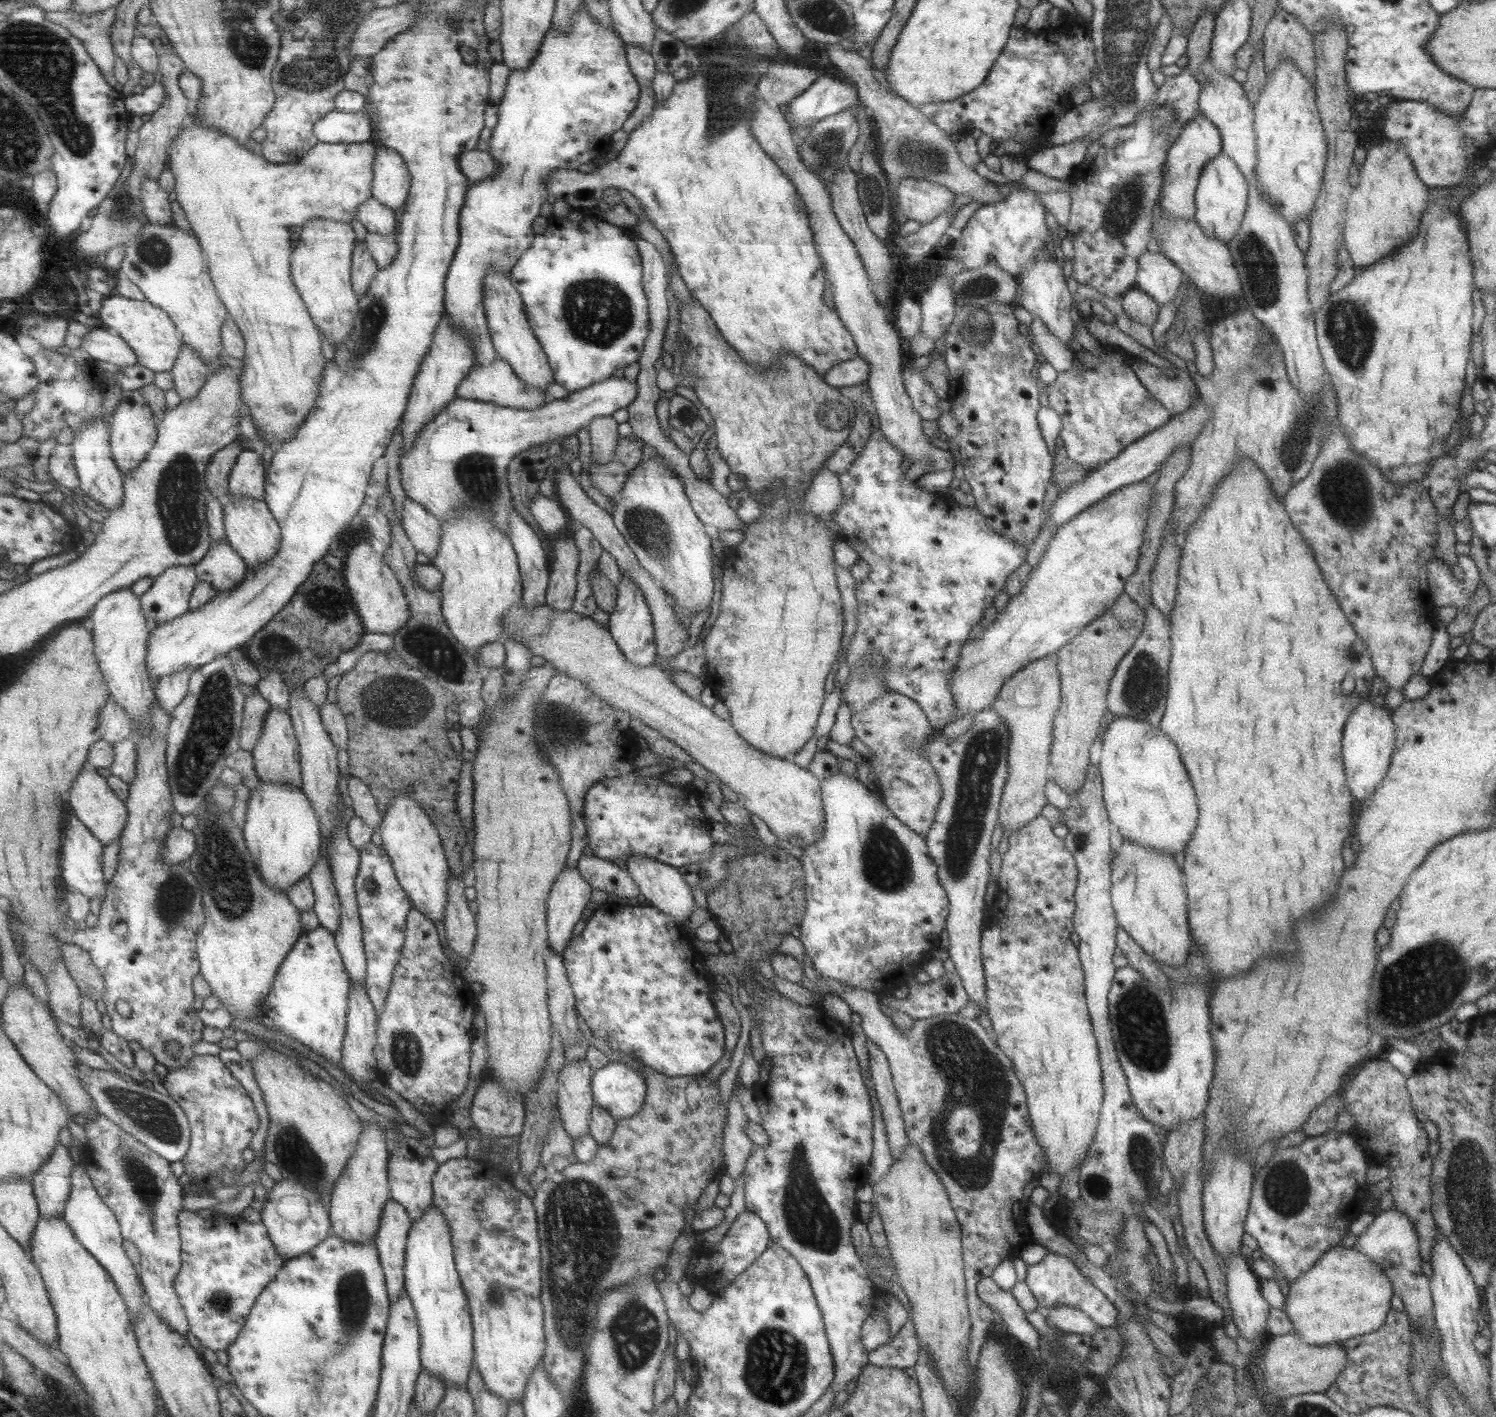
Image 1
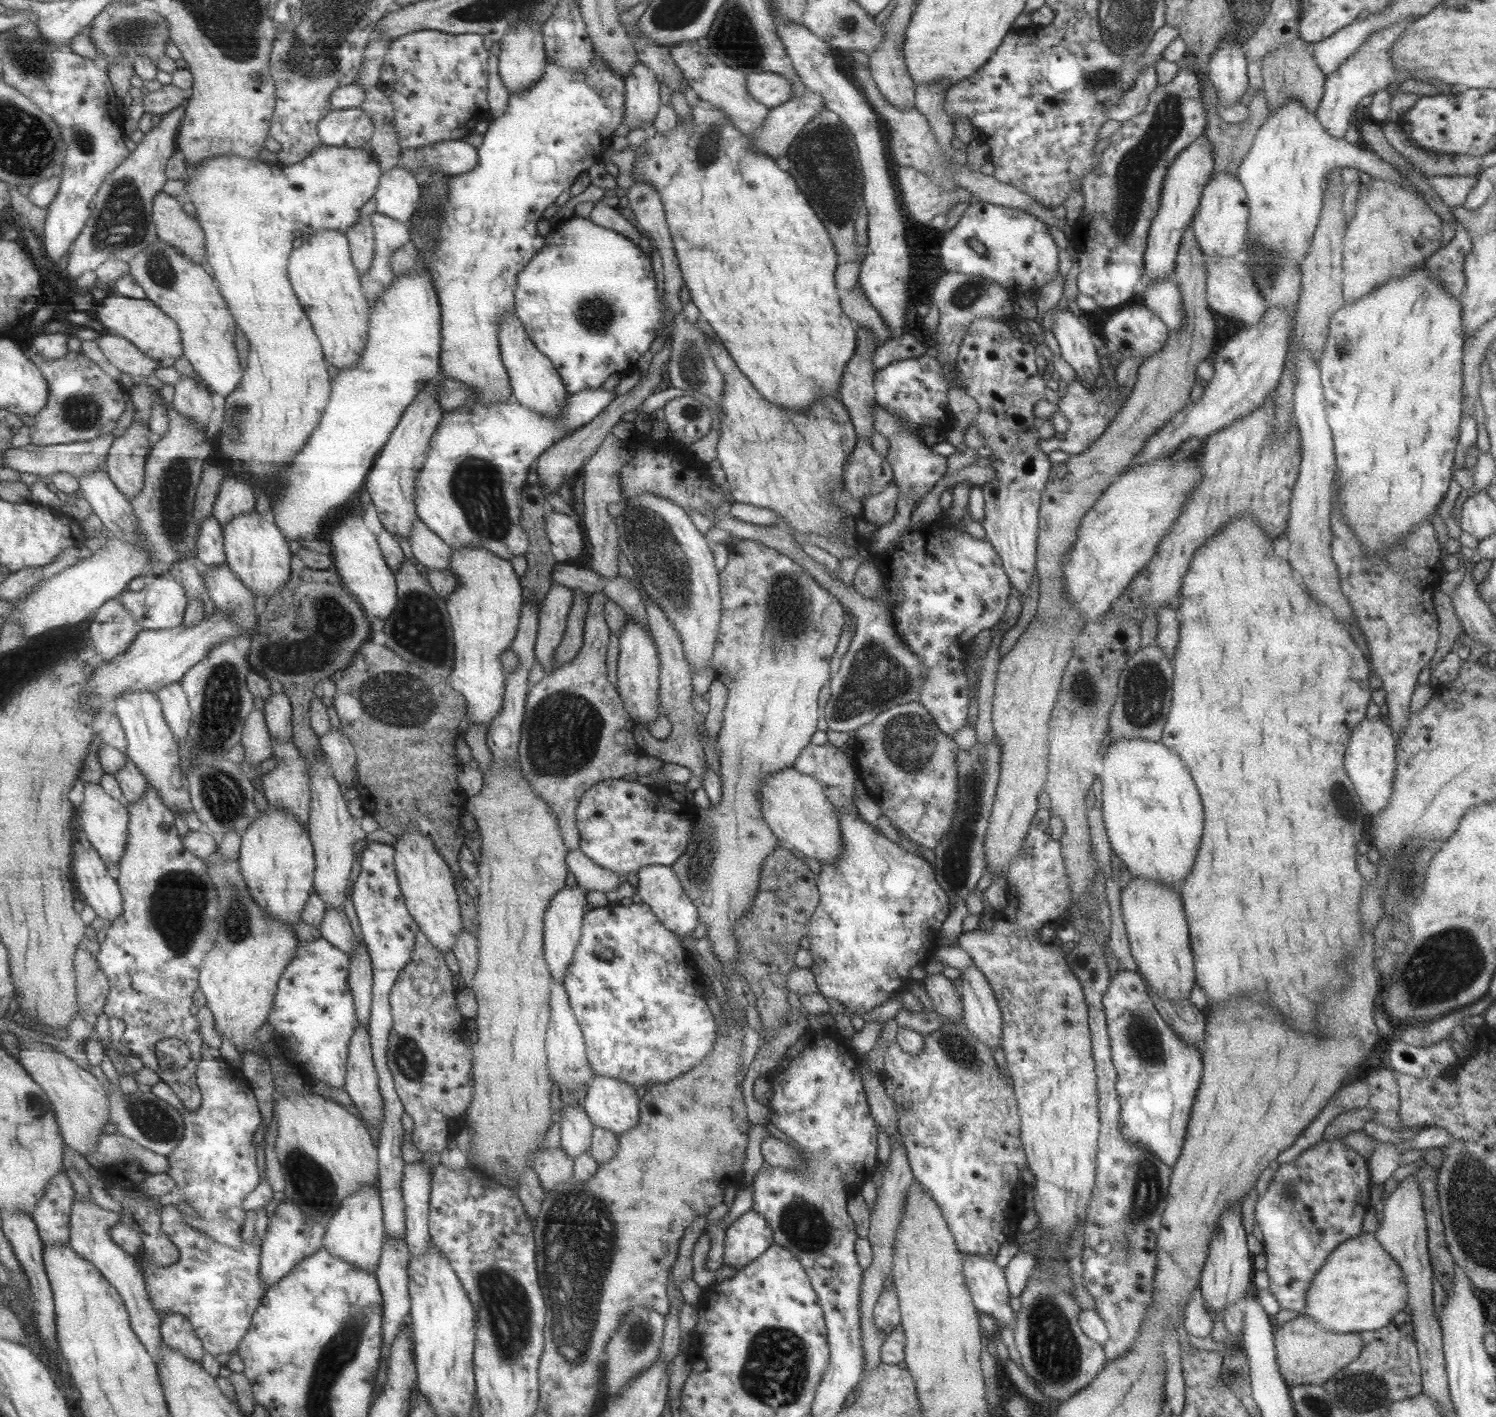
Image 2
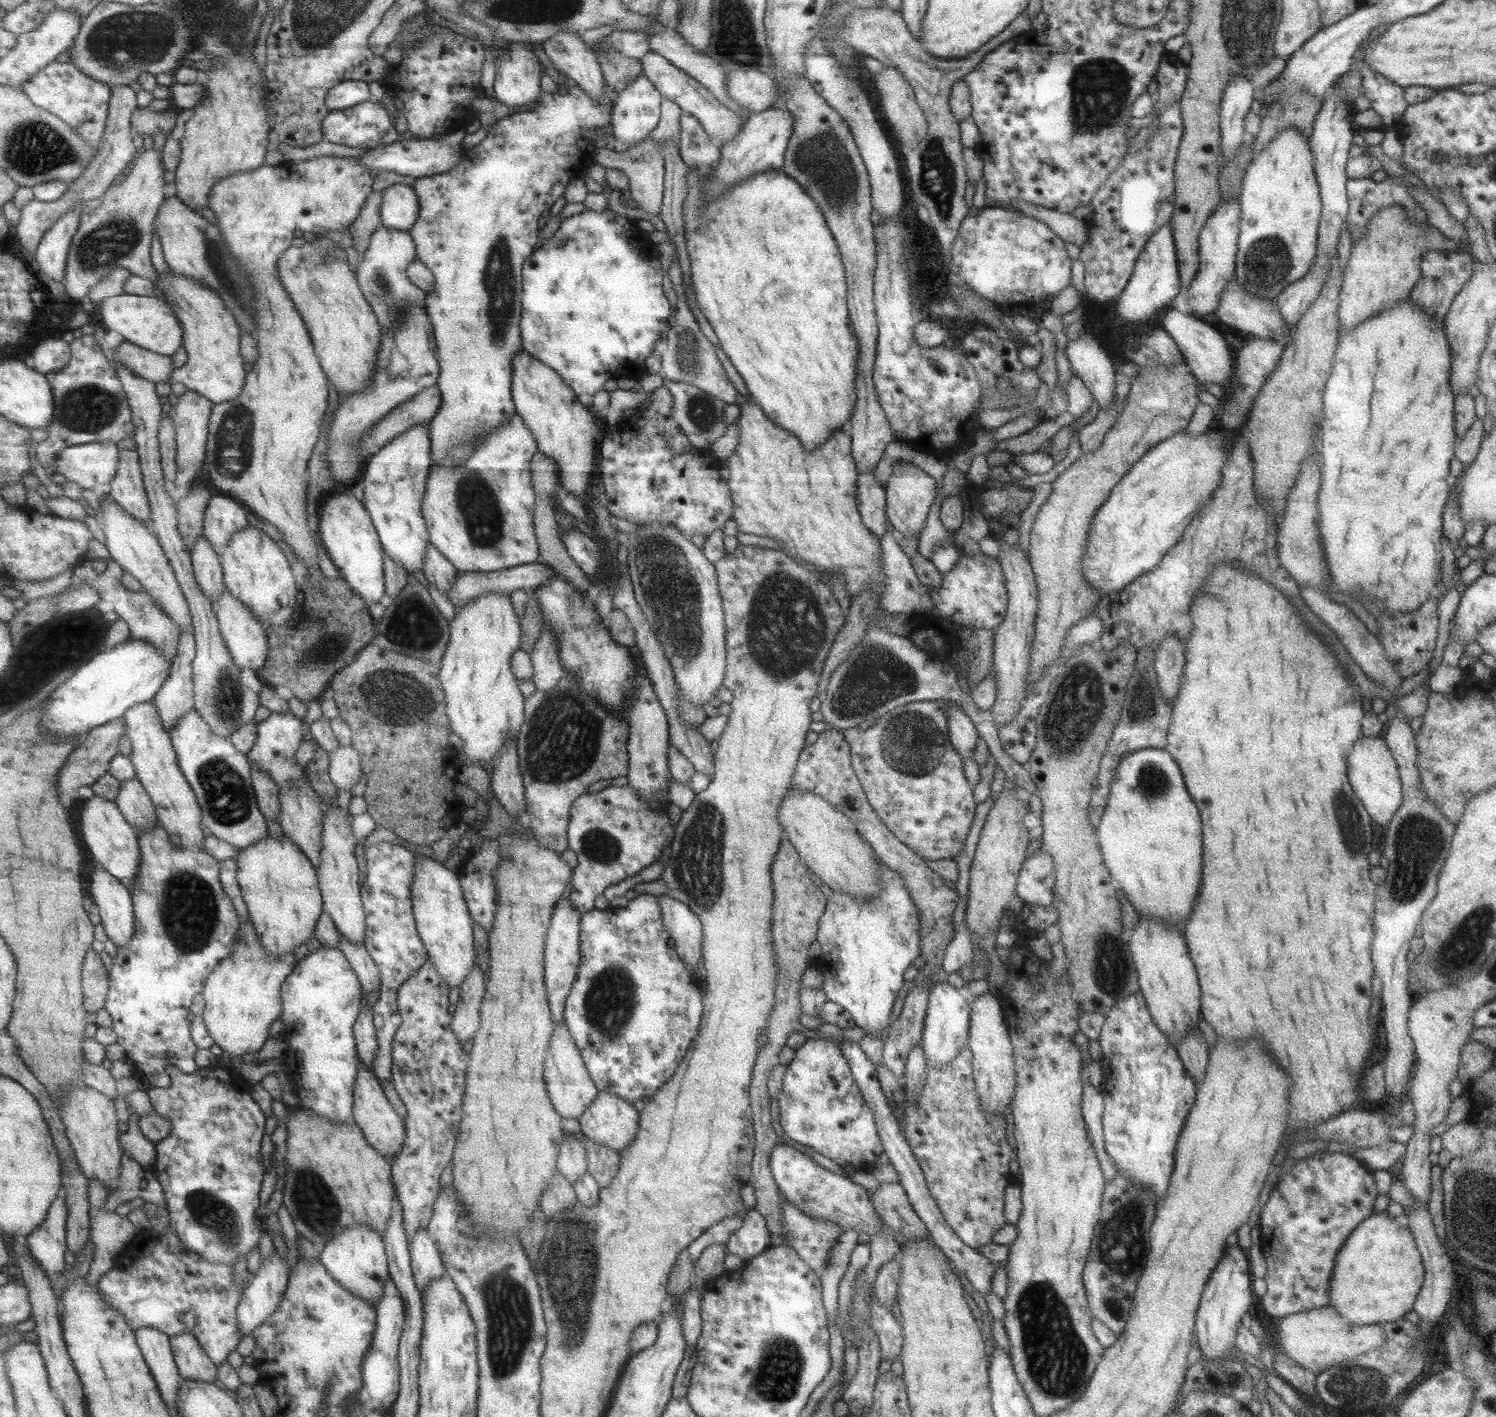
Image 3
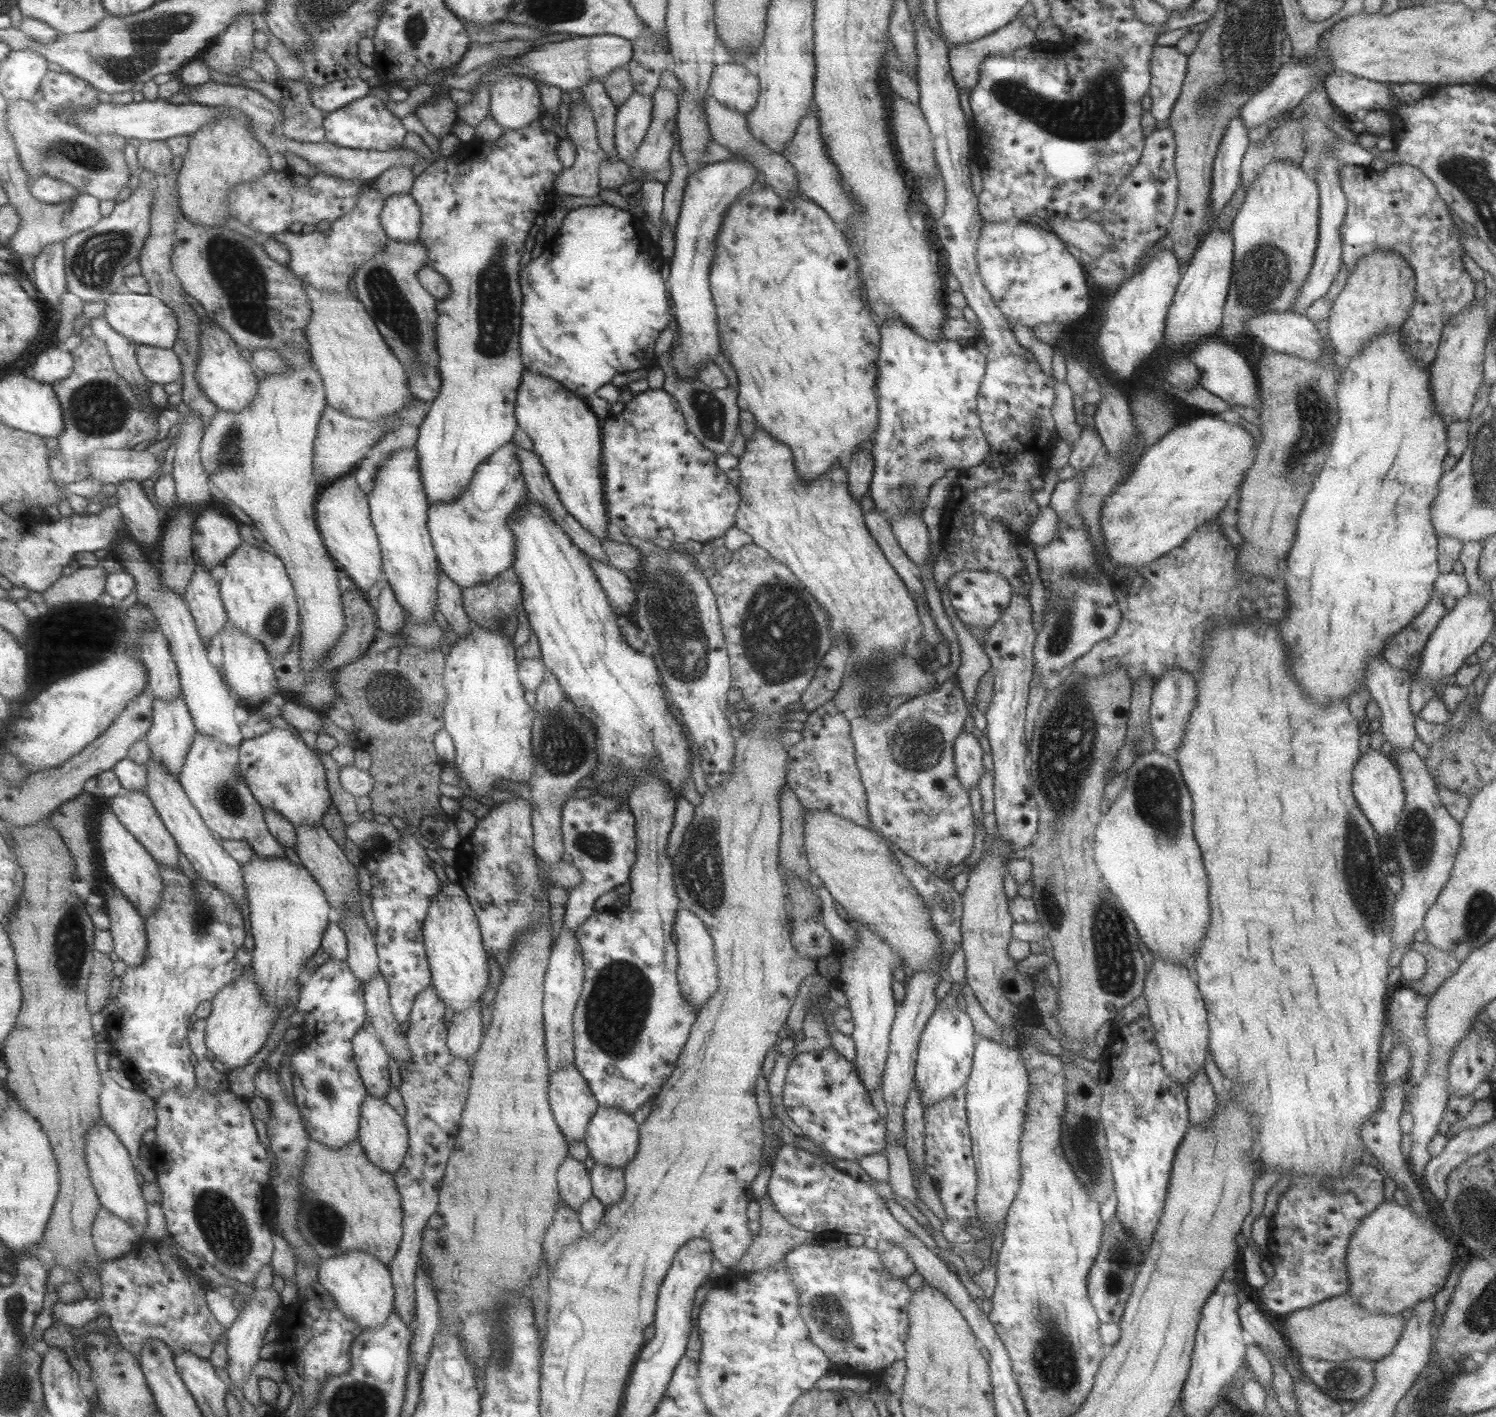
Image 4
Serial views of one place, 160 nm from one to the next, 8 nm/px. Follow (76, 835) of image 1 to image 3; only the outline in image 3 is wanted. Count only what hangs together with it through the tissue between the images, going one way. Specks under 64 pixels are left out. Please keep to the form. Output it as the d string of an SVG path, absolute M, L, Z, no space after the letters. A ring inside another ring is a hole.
M96 866L90 876L89 892L100 910L108 938L119 948L127 945L135 935L133 894L121 880Z

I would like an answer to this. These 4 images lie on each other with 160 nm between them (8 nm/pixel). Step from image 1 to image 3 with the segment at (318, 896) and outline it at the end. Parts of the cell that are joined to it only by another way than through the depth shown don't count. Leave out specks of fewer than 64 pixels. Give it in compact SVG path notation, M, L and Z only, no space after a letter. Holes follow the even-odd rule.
M339 935L339 952L349 961L355 976L359 979L363 994L369 994L379 988L380 974L375 963L369 957L363 945L349 943Z

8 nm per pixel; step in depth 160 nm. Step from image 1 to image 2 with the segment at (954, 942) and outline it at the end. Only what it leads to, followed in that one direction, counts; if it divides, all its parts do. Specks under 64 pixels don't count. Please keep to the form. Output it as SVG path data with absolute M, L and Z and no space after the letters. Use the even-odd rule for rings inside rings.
M994 737L989 745L976 742L969 753L961 749L956 752L956 811L952 816L950 829L935 845L930 858L937 885L954 901L965 900L968 895L973 894L985 870L982 842L998 783L1000 754L1001 749L996 747ZM973 964L968 966L960 974L961 986L958 988L960 1004L962 1006L962 1023L964 1027L977 1039L980 1040L992 1053L997 1046L1002 1044L1001 1012L987 979L983 973Z

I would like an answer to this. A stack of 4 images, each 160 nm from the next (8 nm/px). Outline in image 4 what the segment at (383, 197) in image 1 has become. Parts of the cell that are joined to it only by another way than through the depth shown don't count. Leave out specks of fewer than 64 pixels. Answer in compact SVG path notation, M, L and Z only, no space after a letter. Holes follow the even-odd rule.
M409 194L392 195L385 199L379 218L388 239L399 242L418 240L420 208Z

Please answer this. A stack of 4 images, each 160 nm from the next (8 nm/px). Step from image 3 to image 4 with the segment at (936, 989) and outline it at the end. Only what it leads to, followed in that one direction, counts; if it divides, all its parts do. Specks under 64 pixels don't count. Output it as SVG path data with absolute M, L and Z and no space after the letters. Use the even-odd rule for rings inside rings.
M957 1006L951 1009L935 1008L922 1030L914 1066L914 1086L923 1111L928 1104L935 1104L947 1098L964 1086L970 1073L976 1041L971 1020L966 1013L961 1012Z

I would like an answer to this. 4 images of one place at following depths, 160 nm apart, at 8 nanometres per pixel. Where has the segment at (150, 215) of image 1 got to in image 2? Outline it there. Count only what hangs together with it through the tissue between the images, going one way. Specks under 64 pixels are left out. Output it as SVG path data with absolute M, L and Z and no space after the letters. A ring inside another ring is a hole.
M164 192L159 193L154 203L154 221L158 228L158 238L173 244L197 264L207 266L206 232L199 219L187 214L177 198L171 198Z

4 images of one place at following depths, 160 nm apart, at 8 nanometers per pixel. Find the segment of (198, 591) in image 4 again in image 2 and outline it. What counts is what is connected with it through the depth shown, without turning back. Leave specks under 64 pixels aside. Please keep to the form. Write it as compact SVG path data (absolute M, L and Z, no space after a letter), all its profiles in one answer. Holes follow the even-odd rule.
M214 515L209 517L202 526L196 555L208 569L217 568L226 563L226 534L224 527Z

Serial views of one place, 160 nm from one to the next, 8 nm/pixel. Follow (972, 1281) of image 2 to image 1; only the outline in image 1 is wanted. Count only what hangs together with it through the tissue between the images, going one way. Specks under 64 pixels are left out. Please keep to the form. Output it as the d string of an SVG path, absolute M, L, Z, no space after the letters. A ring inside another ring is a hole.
M981 1277L976 1282L976 1292L979 1300L999 1314L1002 1325L1006 1326L1008 1336L1014 1336L1021 1345L1038 1353L1039 1334L1035 1327L1025 1320L1024 1310L1017 1304L1015 1298L1008 1290L1003 1290L991 1277Z

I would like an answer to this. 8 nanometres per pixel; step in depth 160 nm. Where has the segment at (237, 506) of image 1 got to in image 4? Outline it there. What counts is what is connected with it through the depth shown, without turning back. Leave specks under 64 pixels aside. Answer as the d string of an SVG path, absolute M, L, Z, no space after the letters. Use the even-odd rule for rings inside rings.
M243 544L226 560L224 566L226 574L220 582L220 593L226 605L228 620L235 625L235 628L245 632L253 640L258 640L269 653L270 660L285 655L297 634L298 605L292 581L282 560L279 560L279 557L269 549L259 549Z

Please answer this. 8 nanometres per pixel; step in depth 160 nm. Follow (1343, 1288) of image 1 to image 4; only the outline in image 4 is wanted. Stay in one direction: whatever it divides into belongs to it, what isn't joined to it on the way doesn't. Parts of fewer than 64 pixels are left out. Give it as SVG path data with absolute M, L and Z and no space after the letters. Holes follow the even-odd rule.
M1384 1200L1367 1216L1350 1236L1346 1252L1348 1295L1365 1311L1390 1315L1412 1308L1419 1301L1442 1289L1452 1265L1452 1245L1449 1238L1429 1219L1418 1217L1409 1205Z

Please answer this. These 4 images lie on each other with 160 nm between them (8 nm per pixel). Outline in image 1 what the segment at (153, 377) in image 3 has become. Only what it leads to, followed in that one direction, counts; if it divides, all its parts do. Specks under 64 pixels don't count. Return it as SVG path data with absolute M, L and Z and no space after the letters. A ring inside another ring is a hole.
M99 325L90 328L83 337L81 347L91 356L91 361L102 360L119 367L133 366L139 363L137 353L131 345L116 331Z

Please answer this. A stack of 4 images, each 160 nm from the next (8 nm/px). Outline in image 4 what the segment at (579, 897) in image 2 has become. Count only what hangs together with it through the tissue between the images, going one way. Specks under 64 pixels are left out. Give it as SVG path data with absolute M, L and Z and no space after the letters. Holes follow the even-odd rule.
M561 928L555 943L551 944L543 983L543 1042L549 1074L555 1072L560 1066L574 1063L574 1030L573 1025L571 1025L571 1015L573 1015L575 1003L581 994L583 981L584 962L575 934L570 930Z

